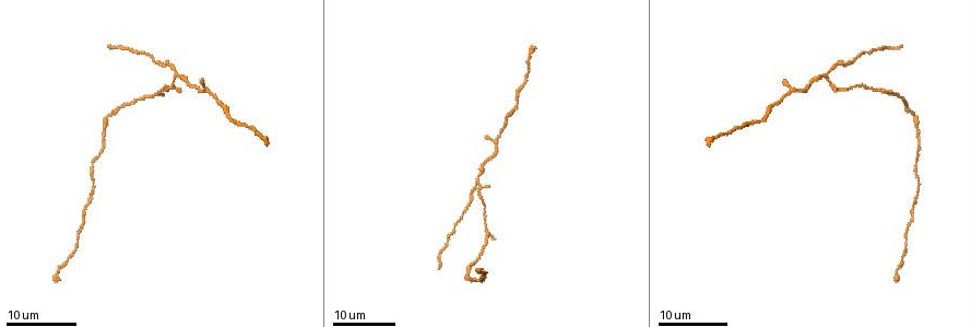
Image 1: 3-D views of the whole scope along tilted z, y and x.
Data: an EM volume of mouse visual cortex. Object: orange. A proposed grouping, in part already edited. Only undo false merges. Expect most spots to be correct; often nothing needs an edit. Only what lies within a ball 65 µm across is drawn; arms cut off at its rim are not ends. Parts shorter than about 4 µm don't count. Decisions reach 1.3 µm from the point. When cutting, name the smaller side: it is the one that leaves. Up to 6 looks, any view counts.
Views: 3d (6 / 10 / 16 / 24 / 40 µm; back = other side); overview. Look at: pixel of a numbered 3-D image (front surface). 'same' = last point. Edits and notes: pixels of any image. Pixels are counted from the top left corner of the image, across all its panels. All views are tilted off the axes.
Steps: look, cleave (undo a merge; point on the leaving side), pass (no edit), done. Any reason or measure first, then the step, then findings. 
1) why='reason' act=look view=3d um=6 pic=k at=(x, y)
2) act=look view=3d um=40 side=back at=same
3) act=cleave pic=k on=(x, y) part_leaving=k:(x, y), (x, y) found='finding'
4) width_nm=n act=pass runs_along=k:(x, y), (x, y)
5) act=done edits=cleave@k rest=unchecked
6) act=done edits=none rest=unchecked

why='thin neck' act=look view=3d um=24 pic=1 at=(799, 91)

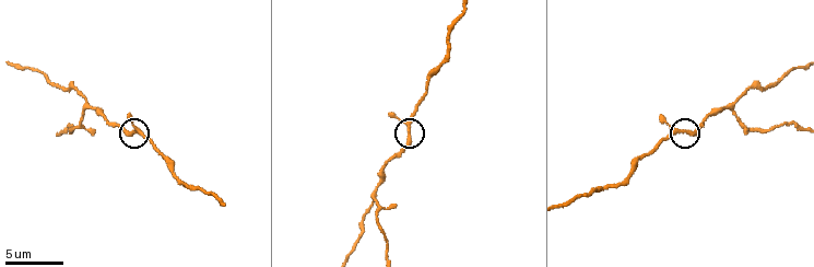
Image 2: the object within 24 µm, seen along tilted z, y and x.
act=look view=3d um=10 pic=2 at=(683, 130)

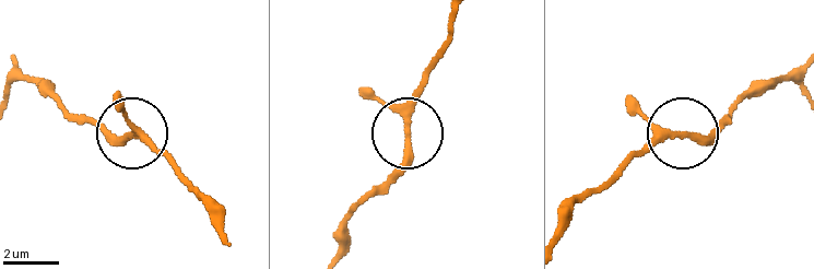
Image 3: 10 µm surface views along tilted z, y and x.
act=pass runs_along=3:(800, 92), (783, 77), (754, 85), (711, 133), (632, 153) found='continuous, no second cell'

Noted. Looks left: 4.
why='two arms in line, one across' act=look view=3d um=16 pic=1 at=(155, 92)

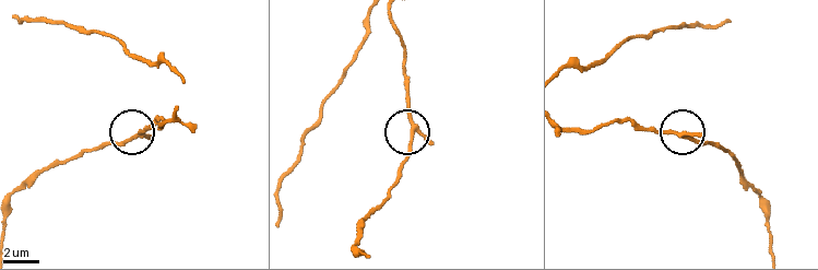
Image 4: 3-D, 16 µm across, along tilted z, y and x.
act=look view=3d um=6 pic=4 at=(414, 138)

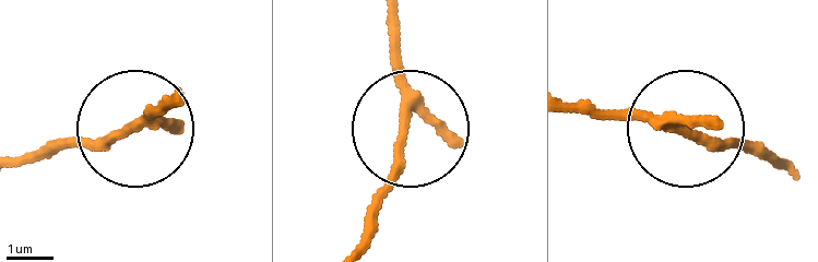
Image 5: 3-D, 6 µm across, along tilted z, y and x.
act=pass runs_along=5:(131, 132), (51, 138) found='continuous, no second cell'

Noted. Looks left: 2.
why='arms part here' act=look view=3d um=10 pic=2 at=(374, 194)

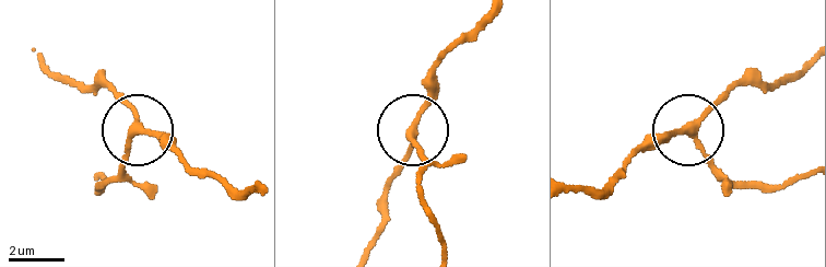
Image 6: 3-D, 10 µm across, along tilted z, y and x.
arms=3 act=pass found='all the same cell'

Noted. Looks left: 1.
act=done edits=none rest=unchecked

